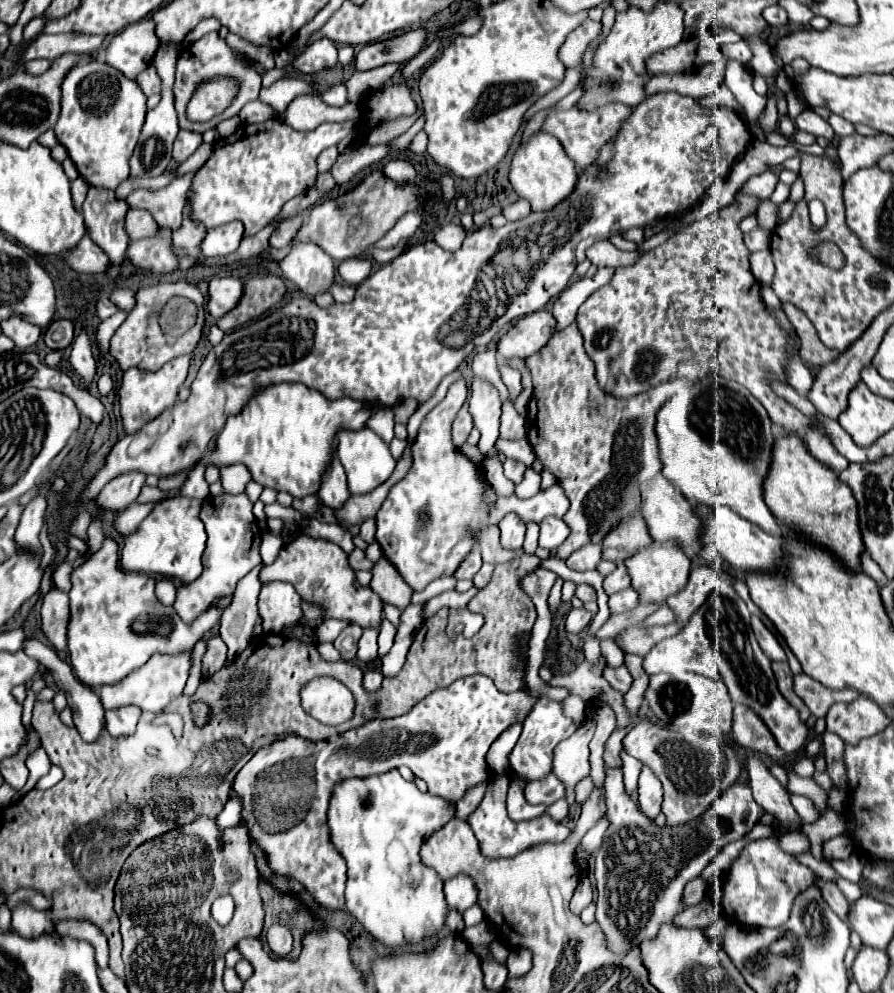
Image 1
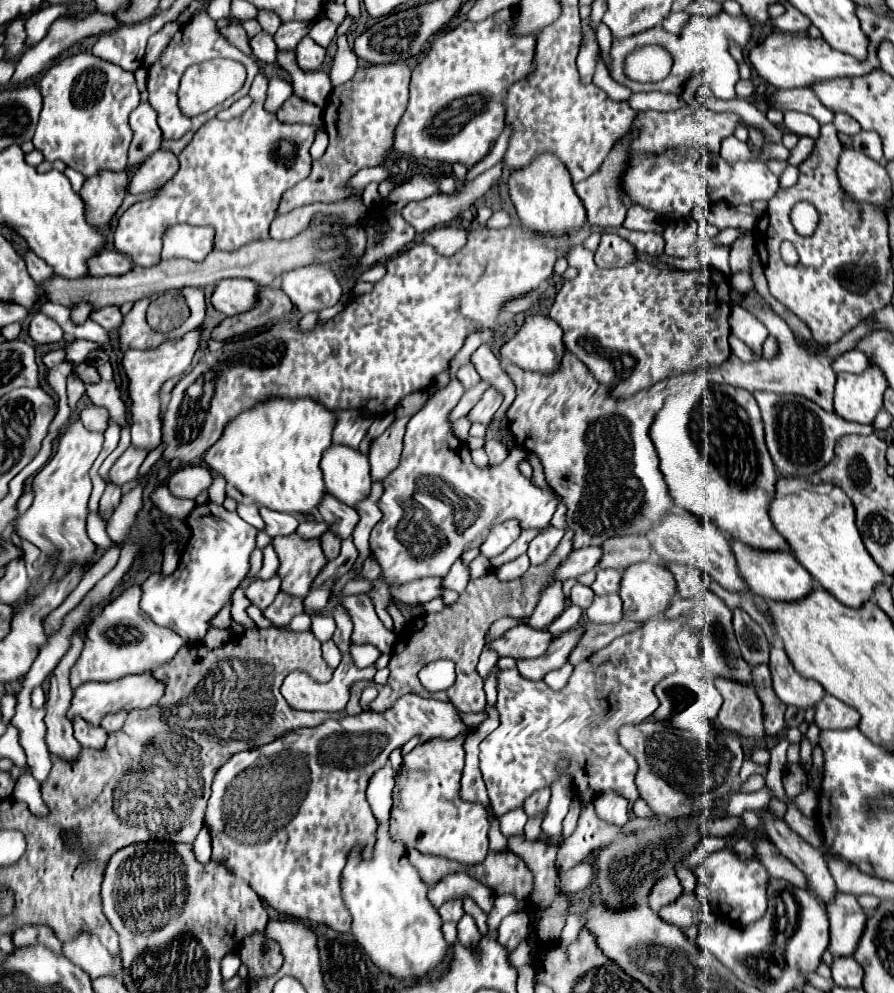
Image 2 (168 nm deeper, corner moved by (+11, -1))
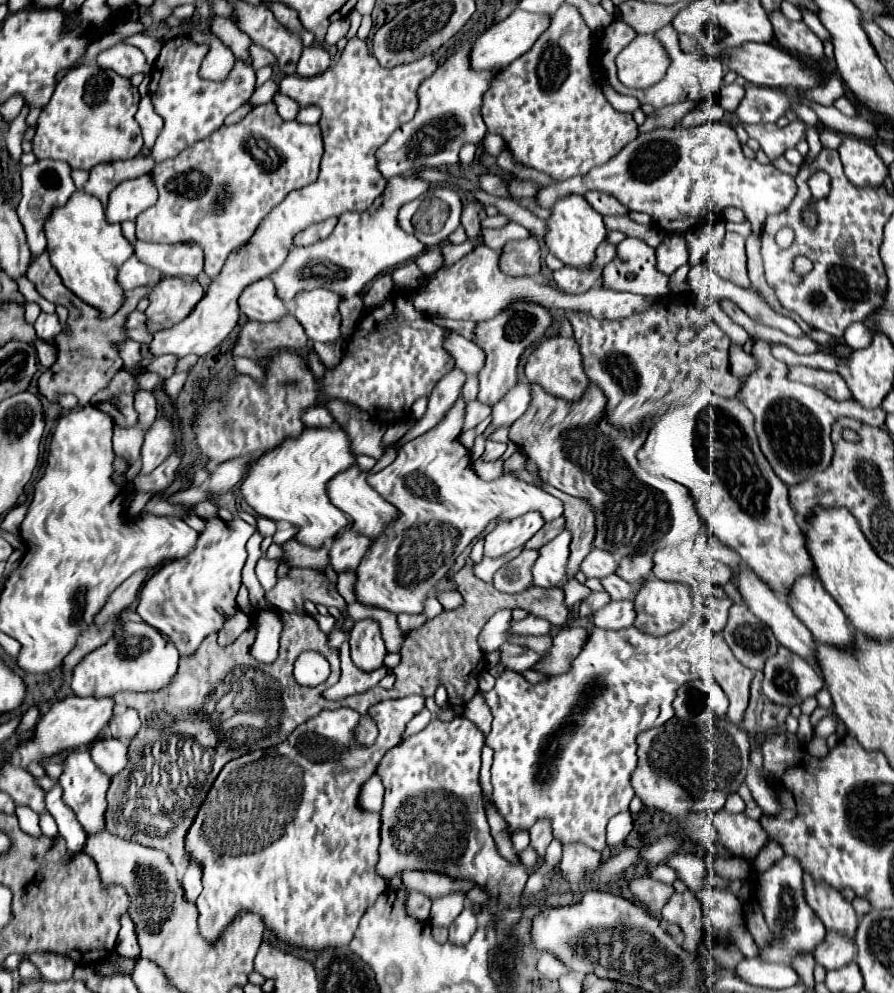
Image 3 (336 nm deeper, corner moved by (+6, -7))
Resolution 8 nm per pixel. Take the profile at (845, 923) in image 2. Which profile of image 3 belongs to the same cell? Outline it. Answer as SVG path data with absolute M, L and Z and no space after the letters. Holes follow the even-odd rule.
M829 931L825 943L821 943L821 947L817 947L815 951L815 961L829 971L829 969L839 969L843 965L849 965L855 955L857 955L855 939L841 935L839 931Z

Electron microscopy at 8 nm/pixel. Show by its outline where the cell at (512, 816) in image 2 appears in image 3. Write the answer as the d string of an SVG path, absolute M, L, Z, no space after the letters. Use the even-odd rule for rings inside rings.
M517 829L513 831L513 847L517 851L523 851L529 845L529 831L527 829Z

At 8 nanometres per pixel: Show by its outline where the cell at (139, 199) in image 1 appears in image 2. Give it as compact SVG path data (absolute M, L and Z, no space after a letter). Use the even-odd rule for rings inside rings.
M180 224L172 226L164 235L164 247L160 259L184 257L190 261L202 261L212 247L212 229L210 226L191 226Z

